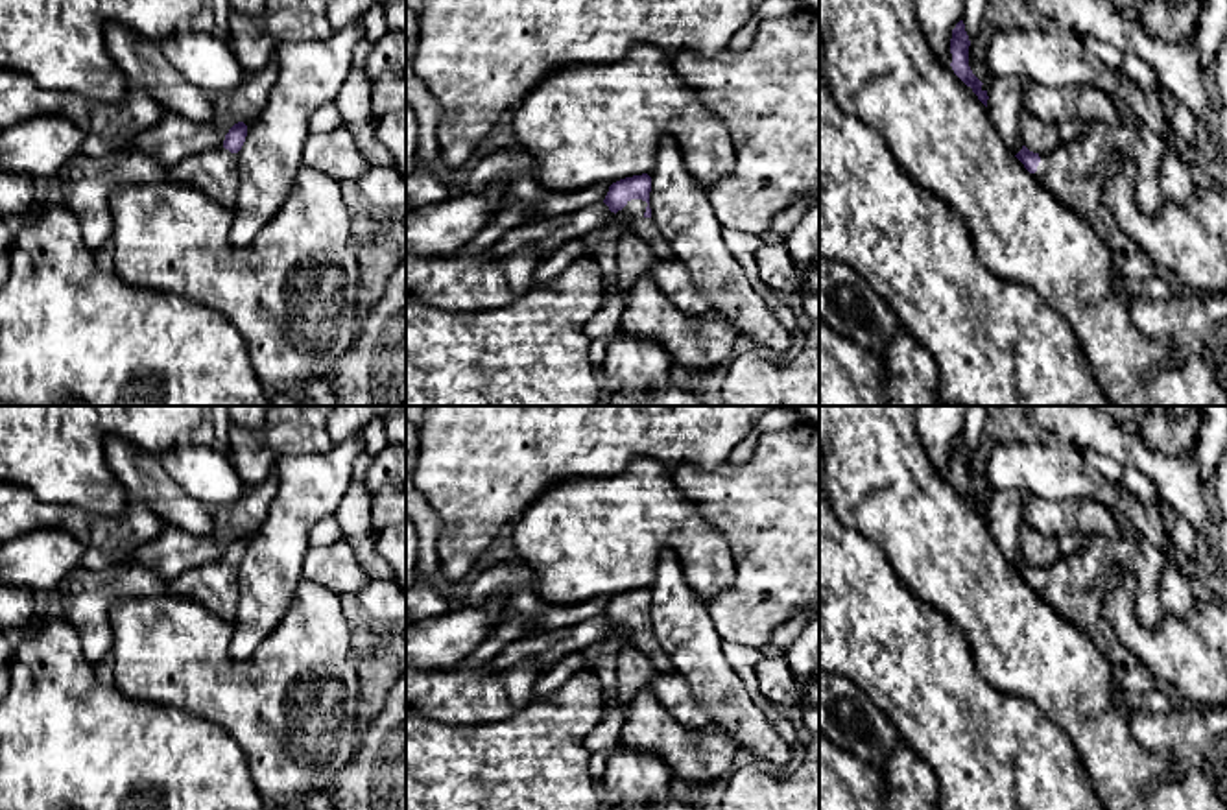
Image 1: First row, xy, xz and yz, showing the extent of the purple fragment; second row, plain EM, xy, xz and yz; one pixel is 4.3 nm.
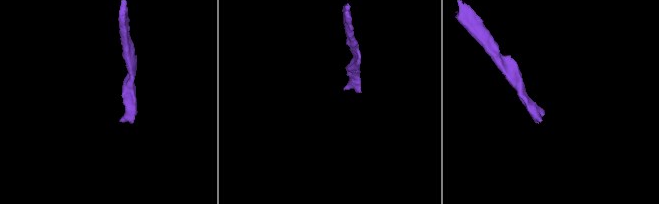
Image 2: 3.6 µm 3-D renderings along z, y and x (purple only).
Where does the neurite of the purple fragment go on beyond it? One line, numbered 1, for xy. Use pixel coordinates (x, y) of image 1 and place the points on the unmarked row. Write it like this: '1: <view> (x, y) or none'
1: xy (214, 585)

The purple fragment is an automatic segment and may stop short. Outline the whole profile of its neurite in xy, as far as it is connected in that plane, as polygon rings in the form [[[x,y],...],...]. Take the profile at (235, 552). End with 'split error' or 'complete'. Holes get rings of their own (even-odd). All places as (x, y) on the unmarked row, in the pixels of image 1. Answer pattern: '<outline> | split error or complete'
[[[244,535],[234,537],[220,561],[194,566],[170,581],[168,592],[207,605],[212,614],[232,622],[238,609],[240,585],[236,566],[247,550]]] | split error

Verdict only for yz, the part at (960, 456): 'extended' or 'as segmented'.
as segmented

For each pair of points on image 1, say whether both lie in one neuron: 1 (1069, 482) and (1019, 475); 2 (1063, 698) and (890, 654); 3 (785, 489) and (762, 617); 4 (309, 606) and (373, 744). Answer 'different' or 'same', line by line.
1: same
2: different
3: same
4: different

